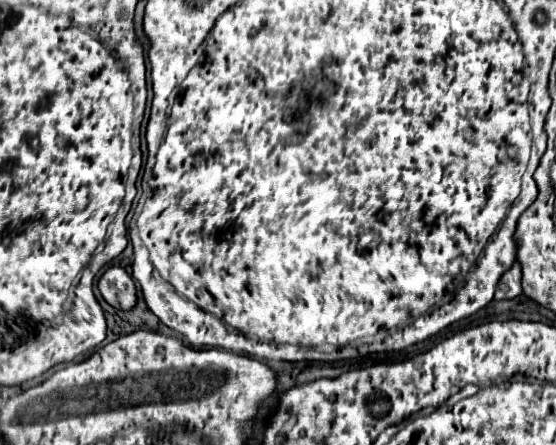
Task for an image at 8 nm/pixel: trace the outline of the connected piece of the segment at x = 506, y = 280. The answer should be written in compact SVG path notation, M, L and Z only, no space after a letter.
M514 264L508 272L502 274L500 282L498 282L498 288L496 288L496 300L512 300L516 296L522 294L522 286L520 286L520 266Z

